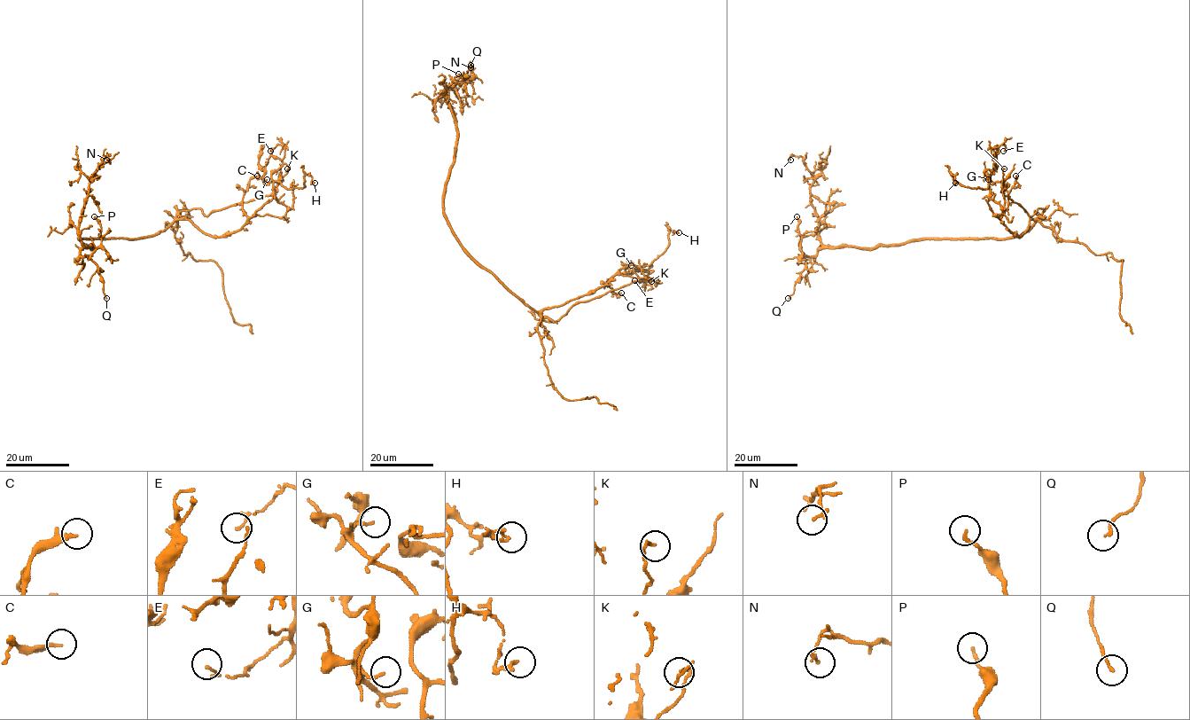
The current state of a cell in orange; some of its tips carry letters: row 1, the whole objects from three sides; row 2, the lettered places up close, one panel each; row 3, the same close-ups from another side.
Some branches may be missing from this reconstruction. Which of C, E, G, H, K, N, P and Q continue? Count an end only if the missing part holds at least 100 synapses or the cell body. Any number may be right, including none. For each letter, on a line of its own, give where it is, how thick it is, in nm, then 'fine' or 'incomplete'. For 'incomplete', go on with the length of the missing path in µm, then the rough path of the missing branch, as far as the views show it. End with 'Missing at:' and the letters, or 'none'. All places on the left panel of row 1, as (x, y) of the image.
C: (257, 176) | 200 nm | fine
E: (270, 151) | 100 nm | fine
G: (267, 179) | 140 nm | fine
H: (314, 183) | 140 nm | fine
K: (287, 168) | 140 nm | fine
N: (106, 160) | 160 nm | fine
P: (94, 216) | 140 nm | fine
Q: (106, 298) | 130 nm | fine
Missing at: none

